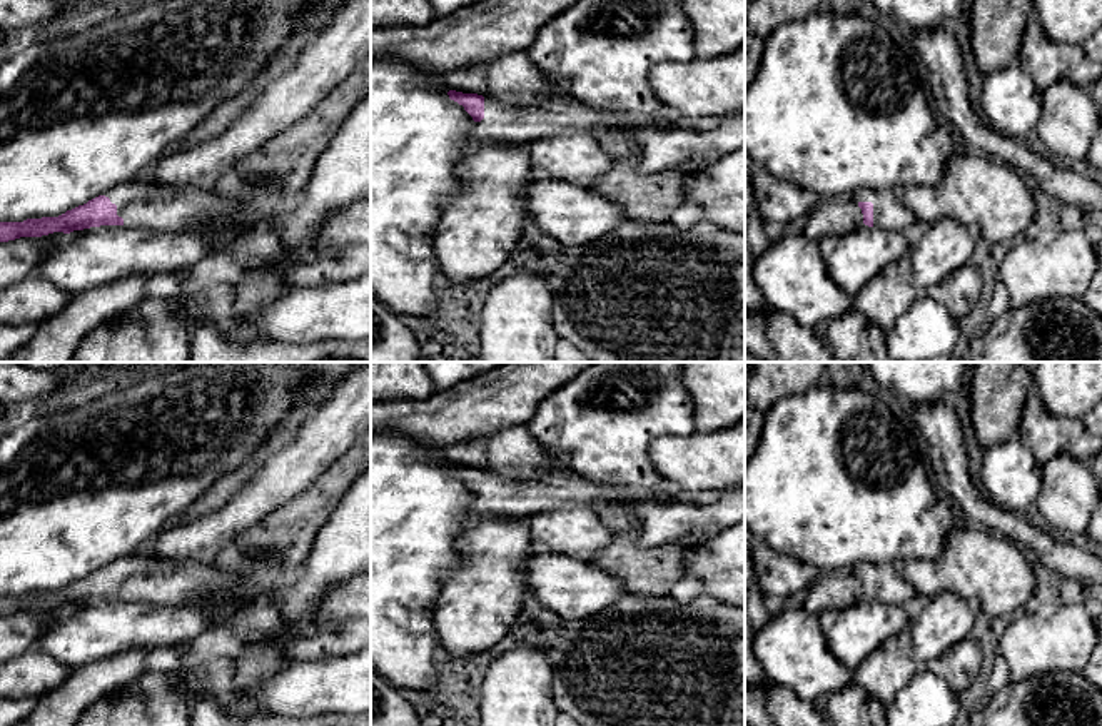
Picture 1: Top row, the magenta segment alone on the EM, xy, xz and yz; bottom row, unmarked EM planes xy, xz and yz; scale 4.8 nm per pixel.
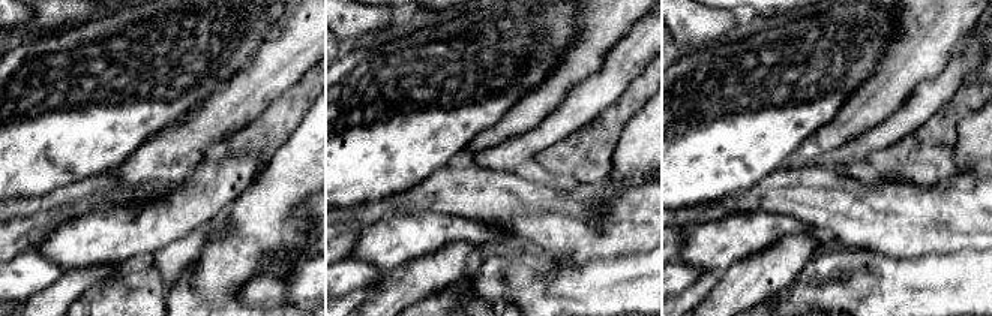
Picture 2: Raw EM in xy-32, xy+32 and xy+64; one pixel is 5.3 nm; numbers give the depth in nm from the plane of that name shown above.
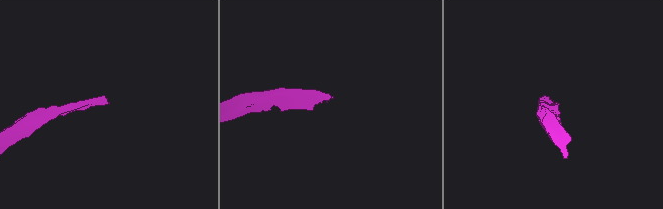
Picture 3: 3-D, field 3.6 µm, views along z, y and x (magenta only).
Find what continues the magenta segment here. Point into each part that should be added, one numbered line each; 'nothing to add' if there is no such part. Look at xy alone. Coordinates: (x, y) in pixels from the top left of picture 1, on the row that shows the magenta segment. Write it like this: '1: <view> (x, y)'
1: xy (142, 204)

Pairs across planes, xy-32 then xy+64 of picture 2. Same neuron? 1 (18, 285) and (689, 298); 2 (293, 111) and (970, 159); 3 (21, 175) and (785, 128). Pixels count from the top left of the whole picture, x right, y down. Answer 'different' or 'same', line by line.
1: different
2: different
3: same

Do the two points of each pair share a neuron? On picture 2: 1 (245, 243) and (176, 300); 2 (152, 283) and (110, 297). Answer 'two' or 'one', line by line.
1: one
2: one

